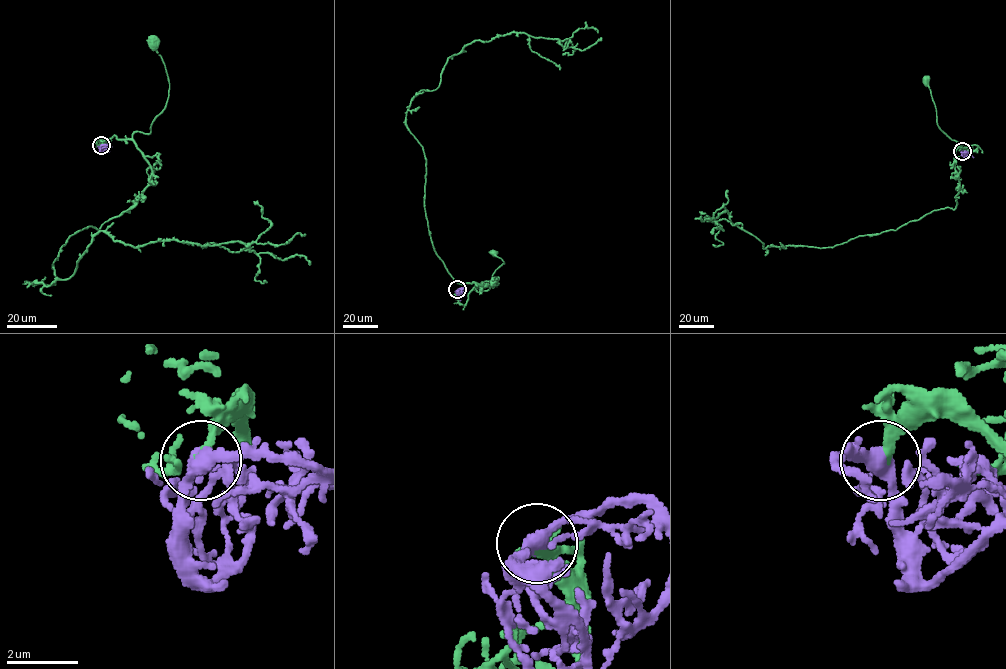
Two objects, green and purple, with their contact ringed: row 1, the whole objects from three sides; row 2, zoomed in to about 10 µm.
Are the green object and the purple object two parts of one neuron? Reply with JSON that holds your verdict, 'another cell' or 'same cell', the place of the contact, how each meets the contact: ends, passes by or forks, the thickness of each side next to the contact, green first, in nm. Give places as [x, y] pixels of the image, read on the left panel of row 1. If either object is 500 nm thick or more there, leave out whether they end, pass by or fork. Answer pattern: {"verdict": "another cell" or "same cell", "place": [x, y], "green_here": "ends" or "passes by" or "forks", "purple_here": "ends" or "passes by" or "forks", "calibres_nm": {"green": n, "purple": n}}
{"verdict": "same cell", "place": [101, 145], "green_here": "ends", "purple_here": "passes by", "calibres_nm": {"green": 280, "purple": 360}}

